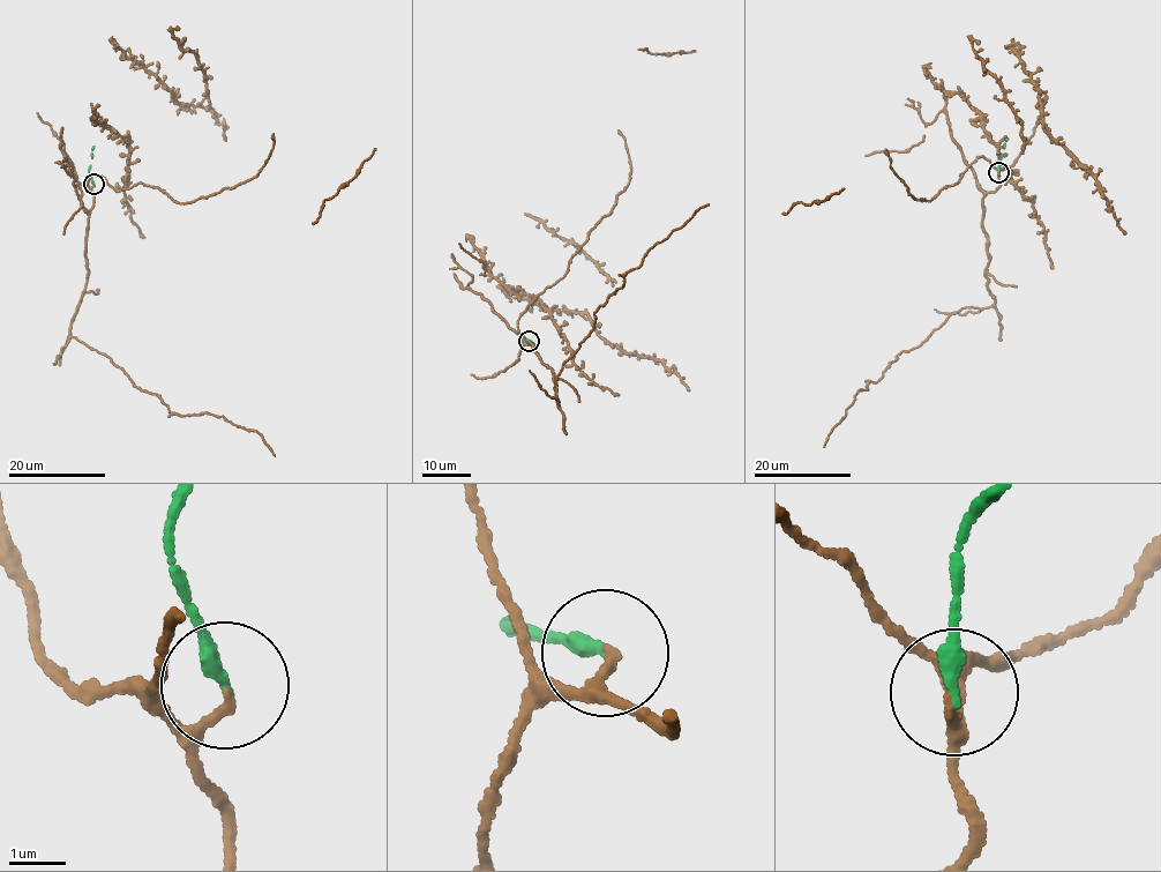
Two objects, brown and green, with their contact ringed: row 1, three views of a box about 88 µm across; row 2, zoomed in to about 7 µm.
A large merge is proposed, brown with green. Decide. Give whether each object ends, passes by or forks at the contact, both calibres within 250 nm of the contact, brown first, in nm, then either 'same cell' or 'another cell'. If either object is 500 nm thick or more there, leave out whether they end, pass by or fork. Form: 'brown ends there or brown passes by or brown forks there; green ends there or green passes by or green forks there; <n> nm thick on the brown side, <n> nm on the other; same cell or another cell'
brown ends there; green ends there; 150 nm thick on the brown side, 280 nm on the other; same cell

